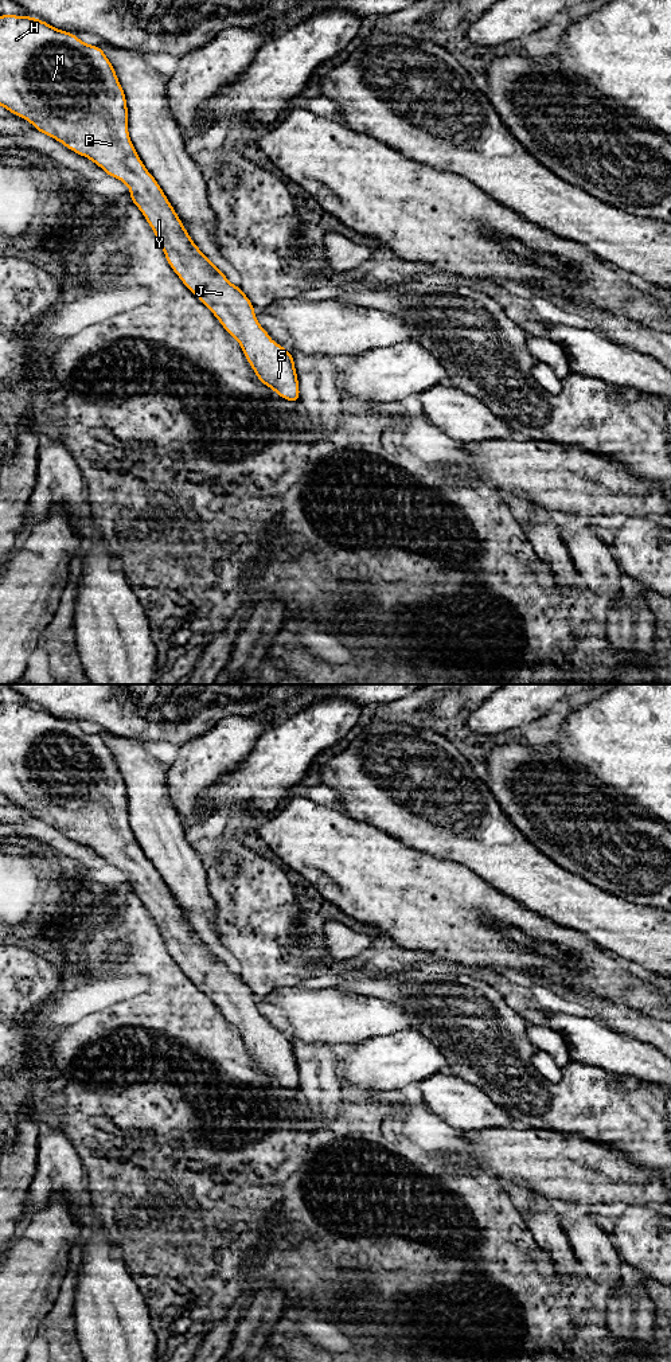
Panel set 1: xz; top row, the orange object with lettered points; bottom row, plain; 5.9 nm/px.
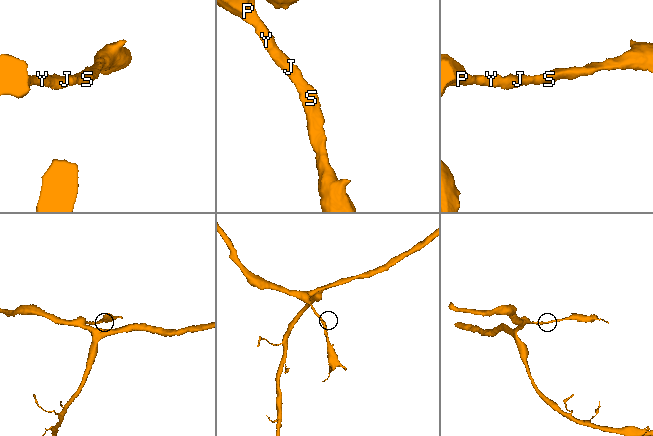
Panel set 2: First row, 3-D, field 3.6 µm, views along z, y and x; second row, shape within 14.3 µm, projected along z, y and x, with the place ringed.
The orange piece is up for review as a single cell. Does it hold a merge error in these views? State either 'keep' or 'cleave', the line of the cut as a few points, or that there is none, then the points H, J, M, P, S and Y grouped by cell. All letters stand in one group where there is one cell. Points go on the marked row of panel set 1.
keep; cut none; groups H J M P S Y

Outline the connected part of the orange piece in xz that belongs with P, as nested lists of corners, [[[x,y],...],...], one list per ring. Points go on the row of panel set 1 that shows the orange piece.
[[[3,13],[0,16],[0,105],[12,114],[30,121],[36,130],[58,140],[73,152],[90,159],[106,175],[124,182],[130,188],[132,203],[139,207],[155,231],[169,266],[182,282],[211,309],[226,332],[239,342],[257,378],[281,398],[290,402],[300,401],[299,379],[292,352],[288,352],[282,346],[270,340],[270,335],[260,325],[254,315],[254,305],[247,296],[239,286],[234,286],[192,242],[159,183],[137,156],[128,134],[125,93],[112,63],[100,46],[86,44],[74,34],[56,30],[48,23],[32,16]]]

